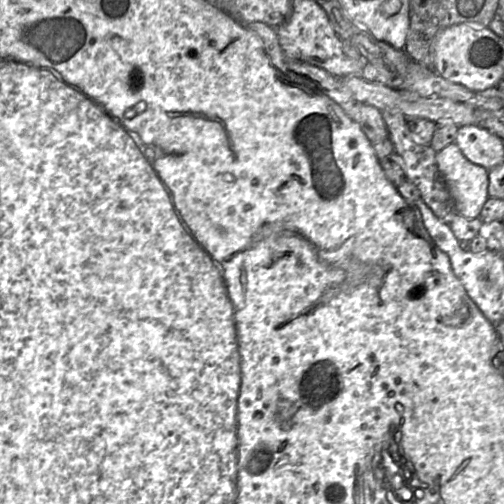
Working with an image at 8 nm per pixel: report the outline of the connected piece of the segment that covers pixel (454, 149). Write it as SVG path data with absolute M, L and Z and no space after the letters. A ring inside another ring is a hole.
M455 143L438 151L435 160L456 214L467 219L478 218L489 198L488 170L468 161Z

